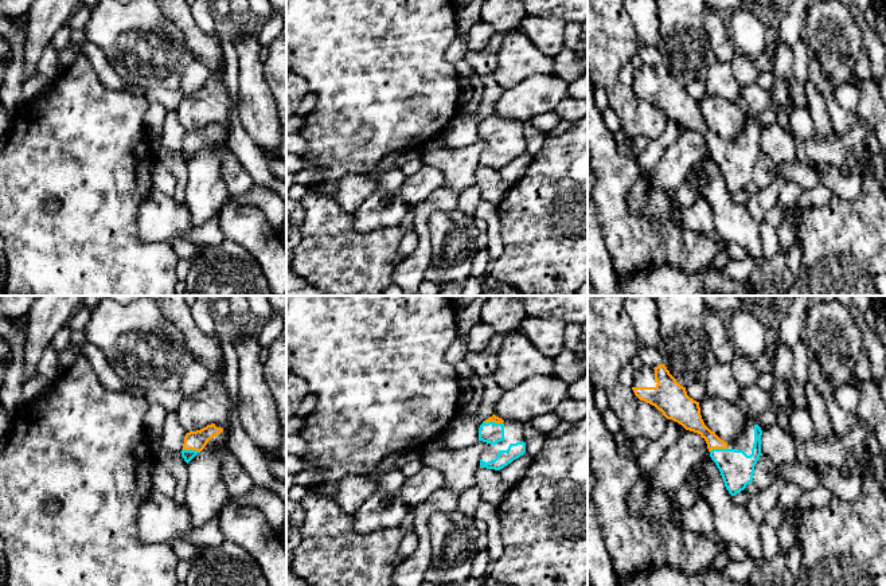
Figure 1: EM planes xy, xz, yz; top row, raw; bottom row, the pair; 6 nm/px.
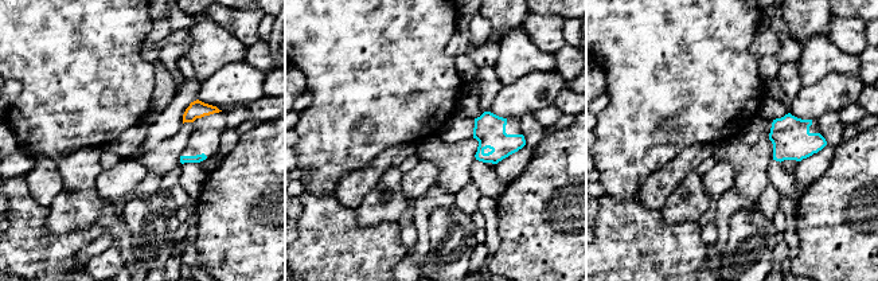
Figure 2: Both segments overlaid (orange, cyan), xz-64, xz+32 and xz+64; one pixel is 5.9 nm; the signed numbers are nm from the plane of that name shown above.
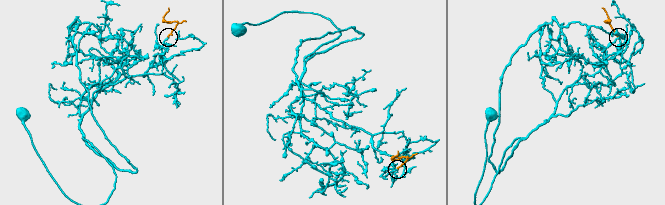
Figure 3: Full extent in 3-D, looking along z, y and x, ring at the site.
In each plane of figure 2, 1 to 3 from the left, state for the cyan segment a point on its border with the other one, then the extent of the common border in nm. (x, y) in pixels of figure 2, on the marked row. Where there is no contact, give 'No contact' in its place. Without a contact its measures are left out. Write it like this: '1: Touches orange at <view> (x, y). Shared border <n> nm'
1: No contact
2: No contact
3: No contact

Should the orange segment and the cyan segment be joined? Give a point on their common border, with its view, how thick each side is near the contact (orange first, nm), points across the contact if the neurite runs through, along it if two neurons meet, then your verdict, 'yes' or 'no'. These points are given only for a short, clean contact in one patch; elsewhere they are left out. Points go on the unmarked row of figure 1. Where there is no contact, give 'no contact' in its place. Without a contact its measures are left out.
yz (718, 147) | 140/200 nm | yes

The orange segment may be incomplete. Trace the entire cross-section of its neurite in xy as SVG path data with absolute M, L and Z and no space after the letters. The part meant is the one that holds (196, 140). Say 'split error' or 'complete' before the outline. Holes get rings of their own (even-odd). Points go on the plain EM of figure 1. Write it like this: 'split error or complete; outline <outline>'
split error; outline M215 122L207 124L206 126L190 130L184 136L182 156L188 163L198 152L200 152L207 141L220 133L223 130L222 126L216 126Z

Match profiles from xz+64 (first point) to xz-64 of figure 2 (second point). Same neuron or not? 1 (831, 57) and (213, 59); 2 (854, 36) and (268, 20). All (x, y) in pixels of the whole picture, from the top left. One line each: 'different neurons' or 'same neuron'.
1: same neuron
2: different neurons

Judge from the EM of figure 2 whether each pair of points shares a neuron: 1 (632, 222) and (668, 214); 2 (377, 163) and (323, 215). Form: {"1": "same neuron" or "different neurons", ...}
{"1": "different neurons", "2": "different neurons"}

